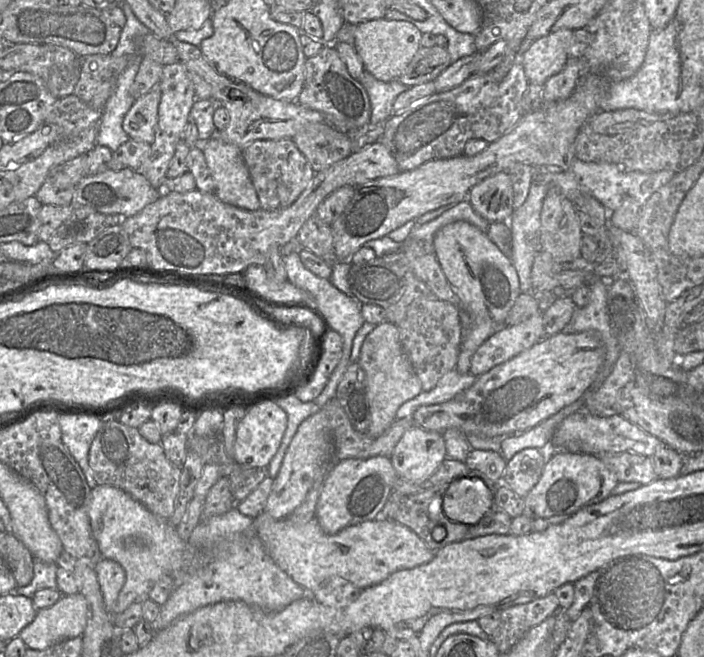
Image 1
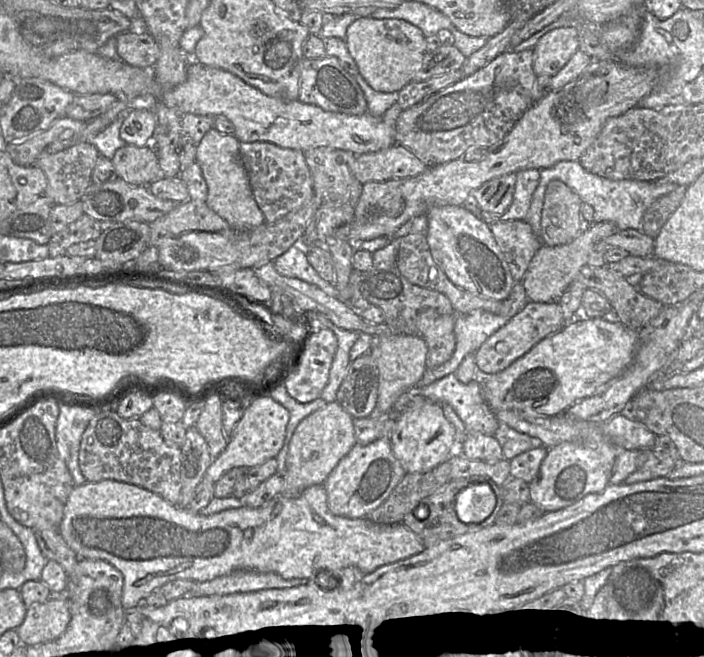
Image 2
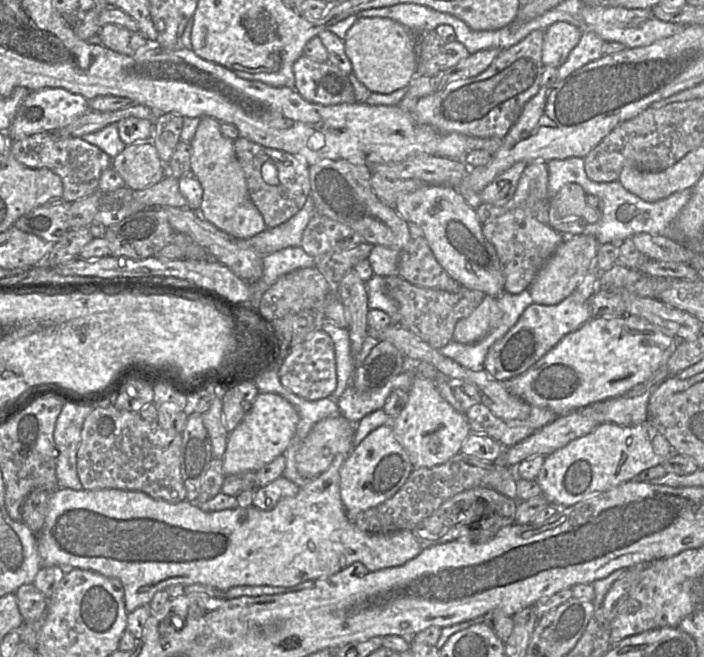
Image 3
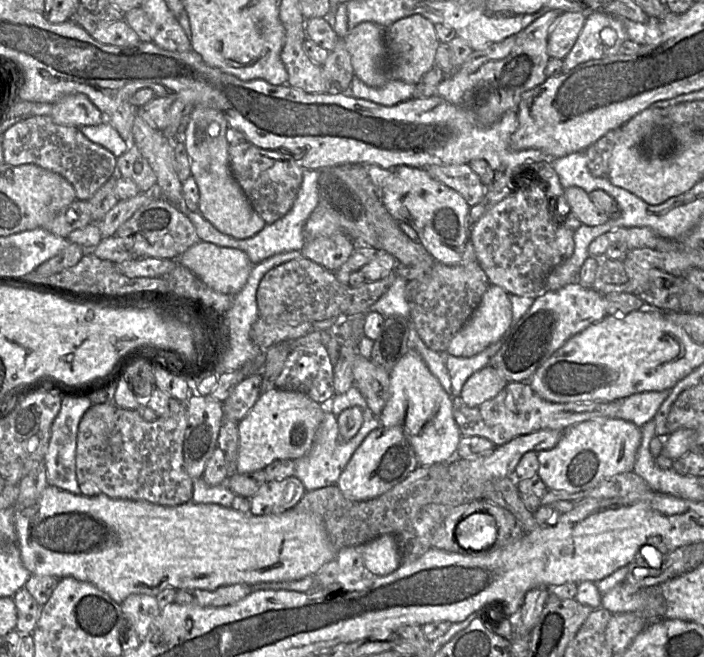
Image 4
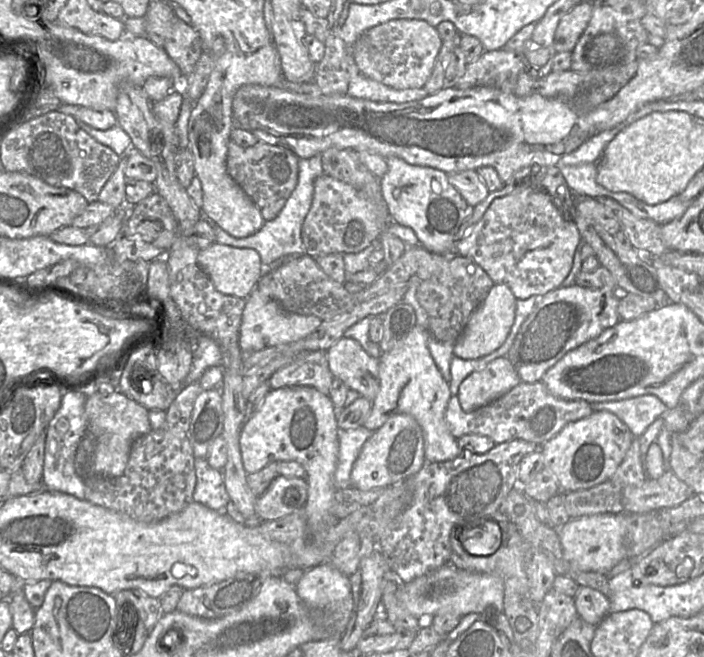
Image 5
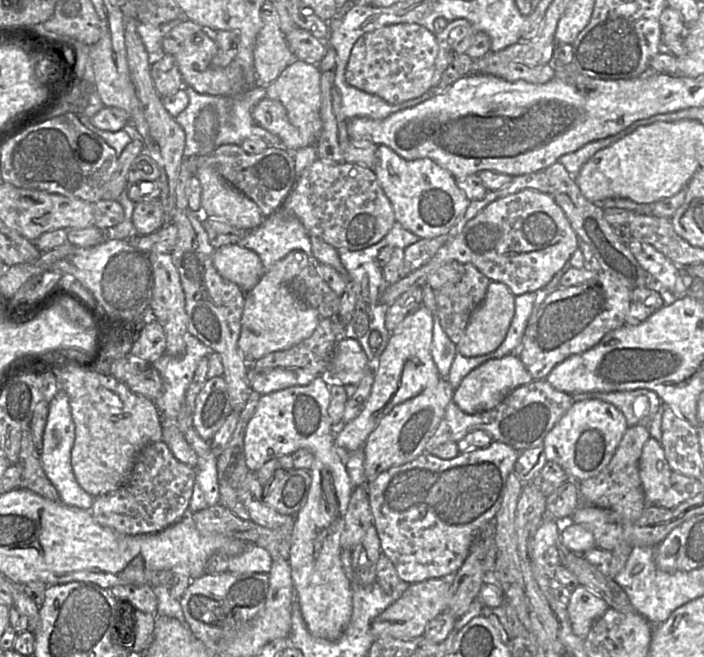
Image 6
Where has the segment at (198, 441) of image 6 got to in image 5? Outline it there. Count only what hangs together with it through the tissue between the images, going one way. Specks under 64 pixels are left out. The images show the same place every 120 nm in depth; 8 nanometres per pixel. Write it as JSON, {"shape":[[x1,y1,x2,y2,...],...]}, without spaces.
{"shape":[[195,458,196,485,193,501,215,511,224,511,230,501,226,491,223,470,213,469,207,458]]}

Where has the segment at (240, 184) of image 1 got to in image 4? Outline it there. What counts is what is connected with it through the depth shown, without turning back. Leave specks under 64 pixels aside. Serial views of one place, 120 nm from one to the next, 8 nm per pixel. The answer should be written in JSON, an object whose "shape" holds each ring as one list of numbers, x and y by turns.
{"shape":[[195,106,189,115,184,143,190,158,191,174,199,188,198,211,222,233,236,239,246,239,260,232,267,223,254,210,232,174,230,144,226,138,228,127,226,117,220,110]]}

